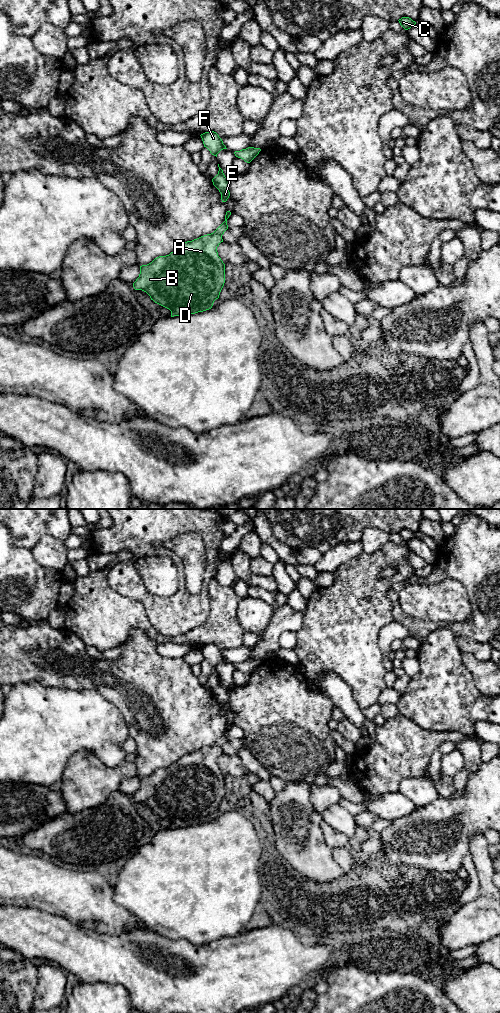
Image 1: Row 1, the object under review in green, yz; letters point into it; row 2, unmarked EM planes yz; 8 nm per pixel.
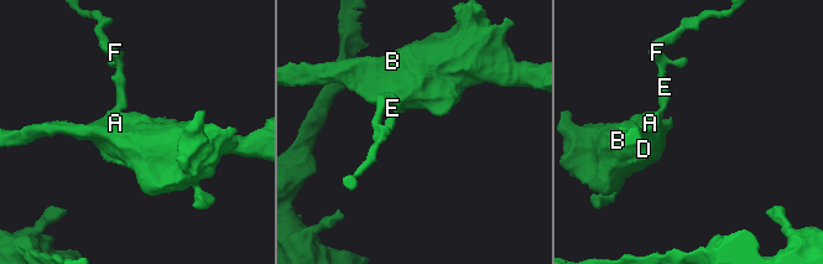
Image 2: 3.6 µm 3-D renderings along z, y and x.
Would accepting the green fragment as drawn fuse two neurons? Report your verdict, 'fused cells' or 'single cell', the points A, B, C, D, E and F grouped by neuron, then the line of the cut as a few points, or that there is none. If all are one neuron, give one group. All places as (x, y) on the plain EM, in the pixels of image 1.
single cell; A B C D E F; no cut

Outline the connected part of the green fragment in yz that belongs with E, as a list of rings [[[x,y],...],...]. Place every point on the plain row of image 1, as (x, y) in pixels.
[[[219,679],[218,686],[212,691],[213,697],[221,705],[222,714],[226,714],[230,708],[229,704],[229,693],[225,689],[223,682]]]

